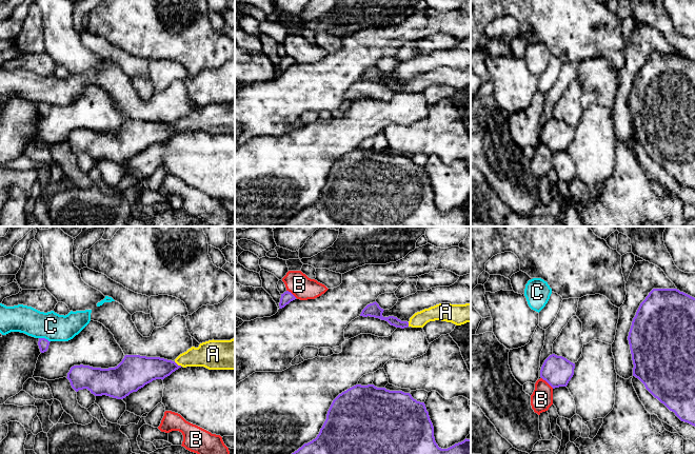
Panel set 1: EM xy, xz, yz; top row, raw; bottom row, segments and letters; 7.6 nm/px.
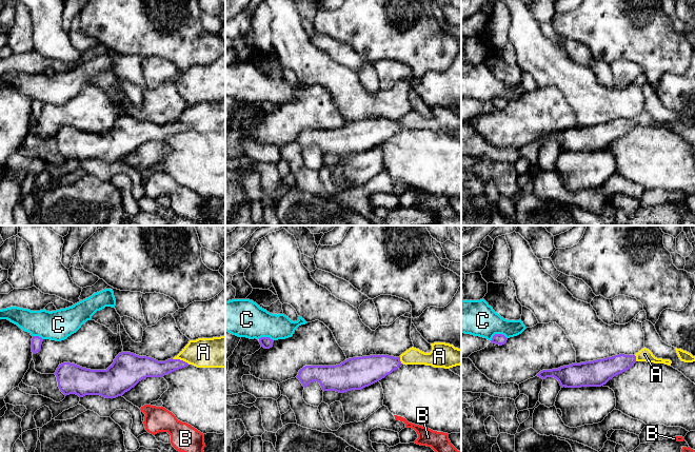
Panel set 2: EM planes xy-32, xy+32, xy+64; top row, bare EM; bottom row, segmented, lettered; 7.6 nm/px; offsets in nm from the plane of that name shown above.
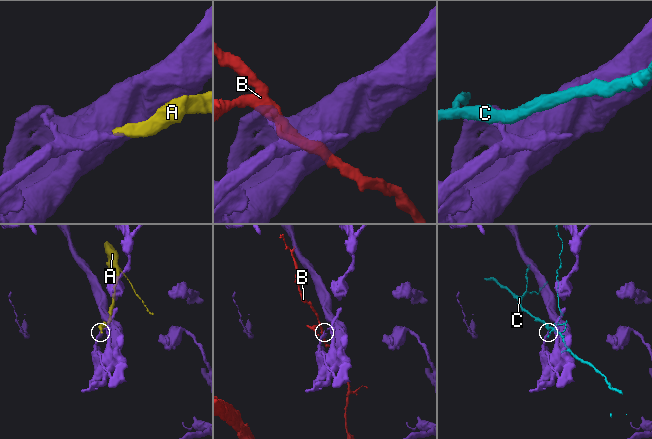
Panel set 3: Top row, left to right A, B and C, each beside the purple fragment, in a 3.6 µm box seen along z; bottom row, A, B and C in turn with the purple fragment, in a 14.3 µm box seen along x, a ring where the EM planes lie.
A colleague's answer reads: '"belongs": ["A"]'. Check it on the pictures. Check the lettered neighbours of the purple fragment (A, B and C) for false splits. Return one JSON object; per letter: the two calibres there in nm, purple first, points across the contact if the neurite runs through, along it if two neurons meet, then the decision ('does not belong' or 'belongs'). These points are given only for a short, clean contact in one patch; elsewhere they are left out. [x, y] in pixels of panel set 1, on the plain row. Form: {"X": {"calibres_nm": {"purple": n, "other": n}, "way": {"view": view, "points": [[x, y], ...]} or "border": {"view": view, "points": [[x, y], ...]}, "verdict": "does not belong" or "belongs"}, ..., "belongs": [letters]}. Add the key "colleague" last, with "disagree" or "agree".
{"A": {"calibres_nm": {"purple": 200, "other": 190}, "way": {"view": "xy", "points": [[145, 134], [177, 129], [183, 123], [207, 118]]}, "verdict": "belongs"}, "B": {"calibres_nm": {"purple": 240, "other": 170}, "verdict": "does not belong"}, "C": {"calibres_nm": {"purple": 90, "other": 220}, "border": {"view": "xy", "points": [[39, 101], [44, 101], [50, 105]]}, "verdict": "does not belong"}, "belongs": ["A"], "colleague": "agree"}

